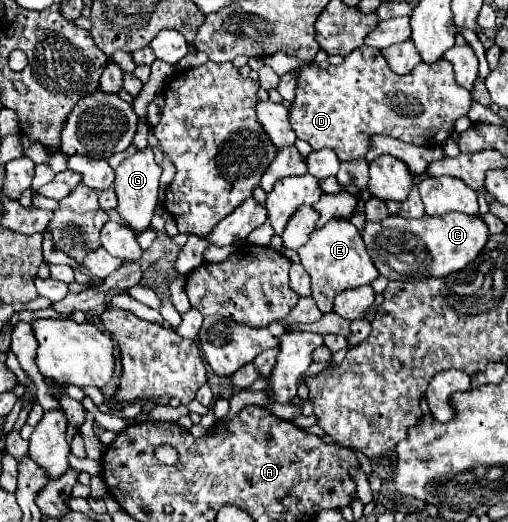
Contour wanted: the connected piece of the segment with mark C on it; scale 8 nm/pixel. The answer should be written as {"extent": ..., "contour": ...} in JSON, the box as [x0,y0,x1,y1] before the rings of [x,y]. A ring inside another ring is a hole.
{"extent":[360,213,488,281],"contour":[[[446,213],[440,217],[406,219],[400,215],[388,215],[380,223],[366,223],[360,231],[366,251],[378,269],[390,281],[418,281],[428,277],[444,277],[462,271],[488,241],[488,227],[478,217],[464,213]]]}

